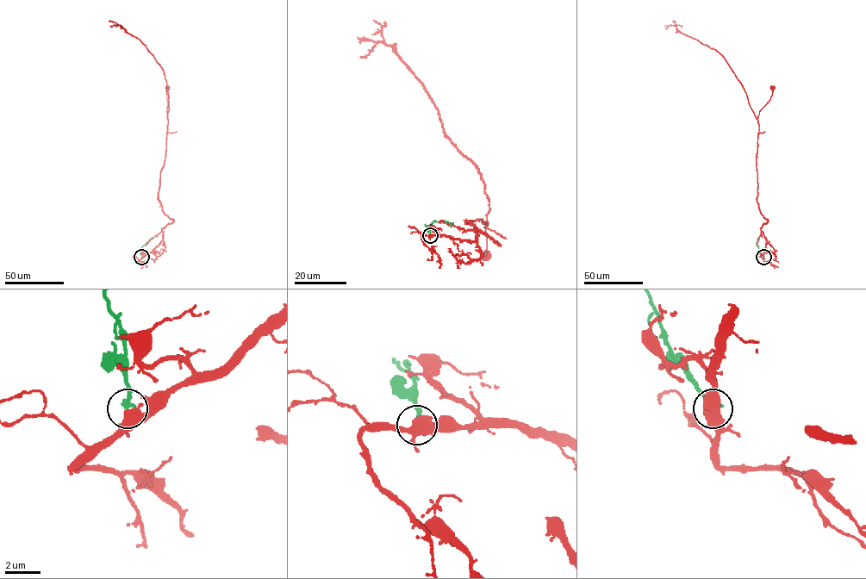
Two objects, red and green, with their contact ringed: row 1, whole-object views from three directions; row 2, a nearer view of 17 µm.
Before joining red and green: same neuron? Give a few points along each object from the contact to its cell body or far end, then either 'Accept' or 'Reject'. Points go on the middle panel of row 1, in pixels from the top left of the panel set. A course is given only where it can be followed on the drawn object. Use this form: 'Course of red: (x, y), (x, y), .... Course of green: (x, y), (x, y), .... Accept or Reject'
Course of red: (430, 235), (475, 240), (475, 230), (481, 230), (499, 245), (466, 223), (481, 220), (487, 224), (485, 255). Course of green: (430, 235), (426, 226), (433, 221), (450, 222), (451, 227). Reject

